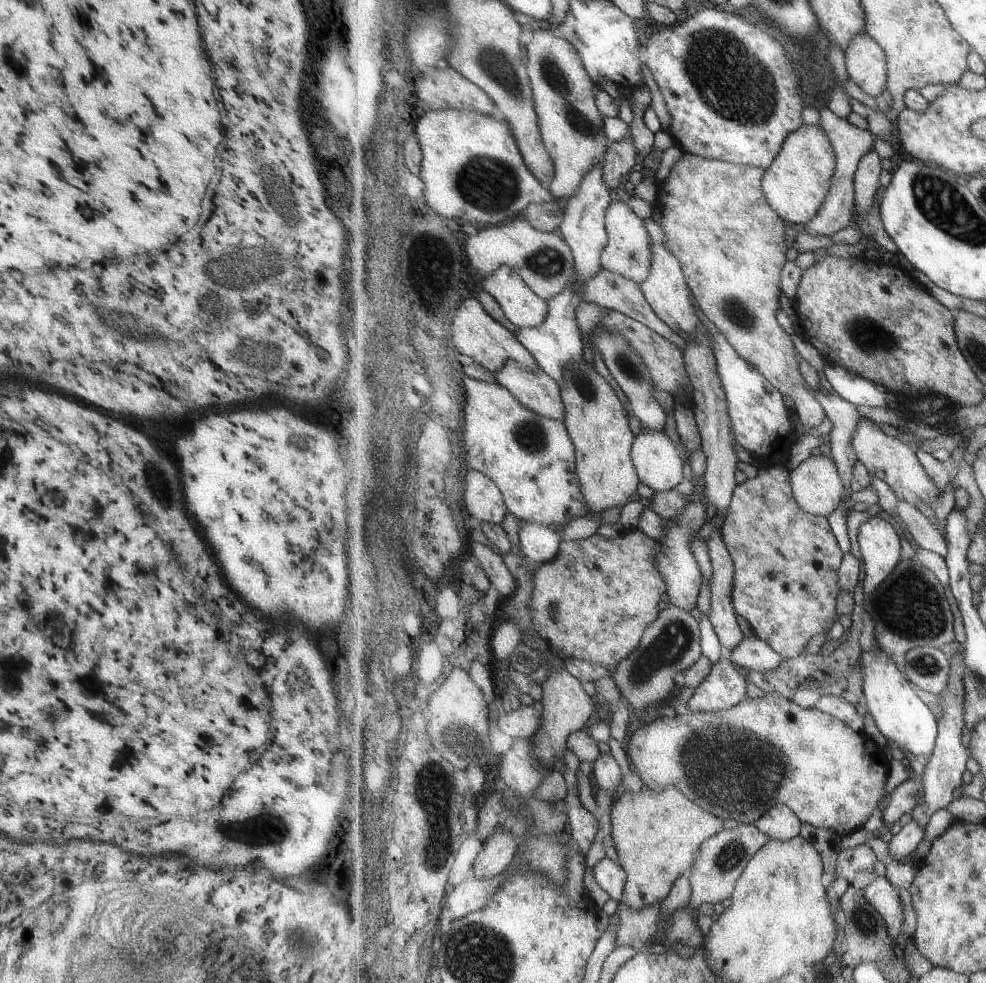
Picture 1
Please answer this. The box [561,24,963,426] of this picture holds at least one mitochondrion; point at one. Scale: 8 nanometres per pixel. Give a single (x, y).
(716, 61)

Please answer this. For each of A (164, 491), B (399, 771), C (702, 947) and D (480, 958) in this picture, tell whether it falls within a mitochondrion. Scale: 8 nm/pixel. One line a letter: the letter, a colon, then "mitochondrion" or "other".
A: other
B: other
C: other
D: mitochondrion

